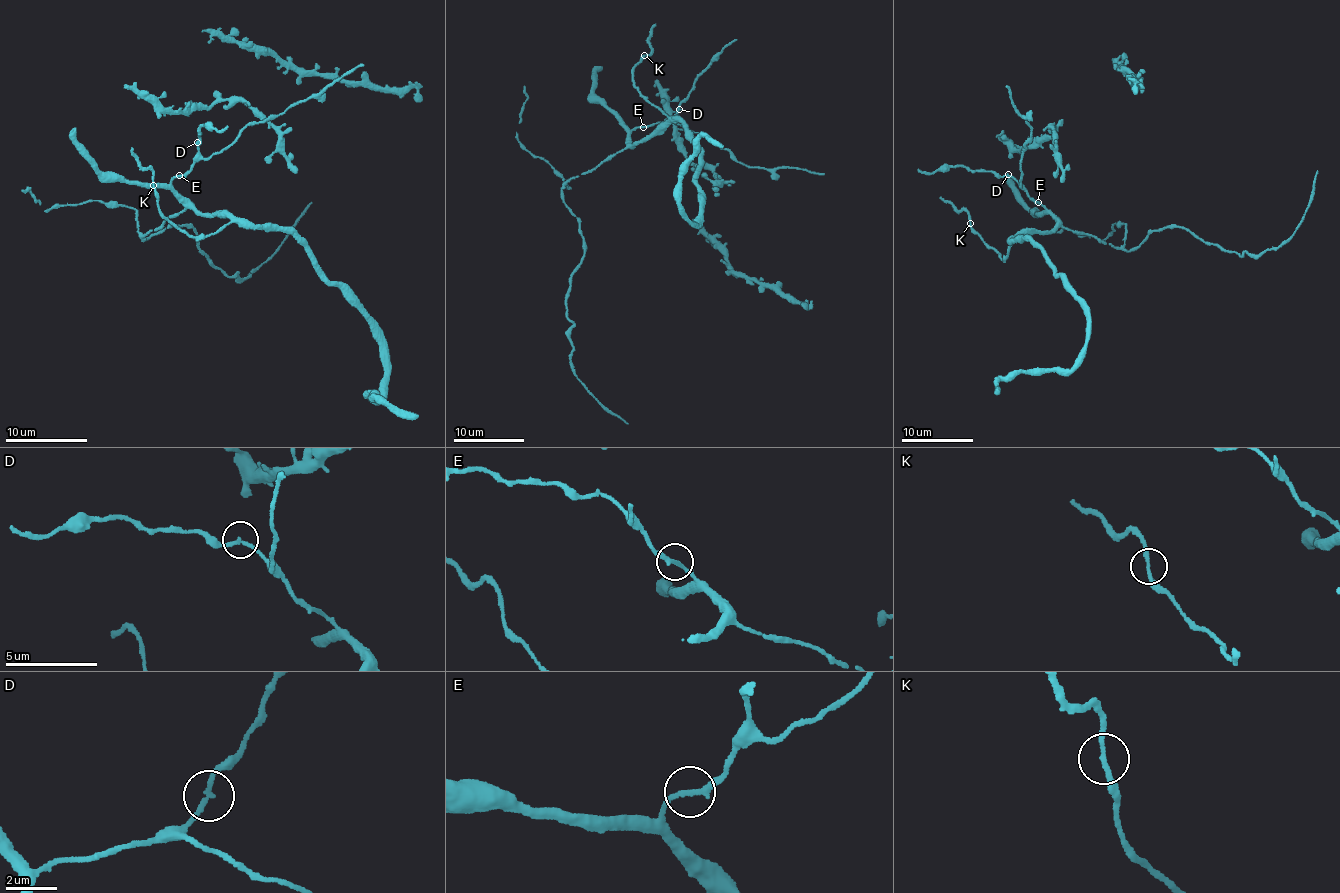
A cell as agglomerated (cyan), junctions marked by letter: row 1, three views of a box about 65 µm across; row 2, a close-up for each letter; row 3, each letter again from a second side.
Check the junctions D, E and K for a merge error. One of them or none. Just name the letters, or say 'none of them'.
none of them

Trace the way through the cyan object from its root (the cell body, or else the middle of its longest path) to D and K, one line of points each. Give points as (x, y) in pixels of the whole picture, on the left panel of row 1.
D: (179, 177), (187, 175), (192, 166), (198, 150), (196, 142)
K: (179, 177), (174, 190), (202, 214), (226, 212), (229, 222), (190, 237), (165, 218), (153, 185)

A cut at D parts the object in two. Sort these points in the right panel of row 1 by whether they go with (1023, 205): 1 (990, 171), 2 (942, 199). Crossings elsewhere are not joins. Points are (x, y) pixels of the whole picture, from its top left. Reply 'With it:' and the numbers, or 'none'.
With it: 2

